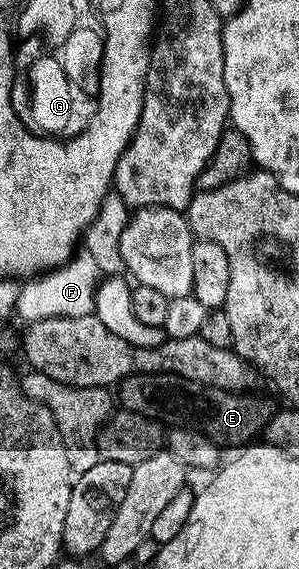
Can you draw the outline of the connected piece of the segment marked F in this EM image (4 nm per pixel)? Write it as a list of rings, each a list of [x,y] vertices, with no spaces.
[[[87,251],[77,252],[68,260],[67,265],[59,265],[56,269],[49,269],[48,272],[28,280],[21,284],[16,304],[16,313],[24,323],[51,317],[90,317],[96,312],[95,295],[102,274],[94,255],[90,255]]]

